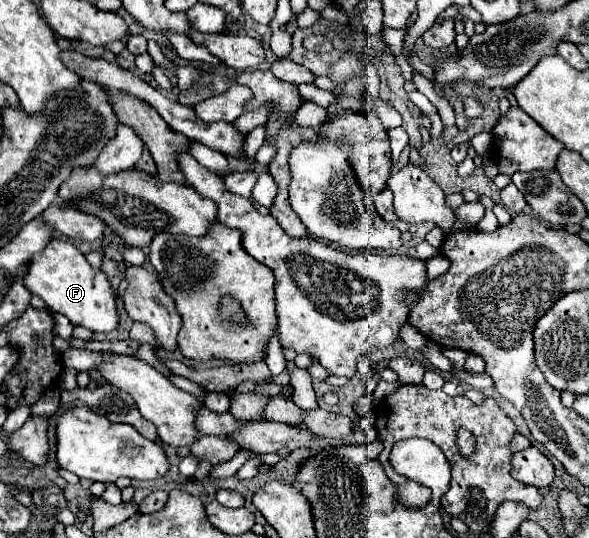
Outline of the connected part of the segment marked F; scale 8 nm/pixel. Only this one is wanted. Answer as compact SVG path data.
M49 240L45 250L35 254L27 264L23 284L31 294L43 298L51 312L67 316L71 324L81 324L91 332L111 332L117 326L119 318L111 284L107 282L105 274L91 268L79 248L67 240Z

